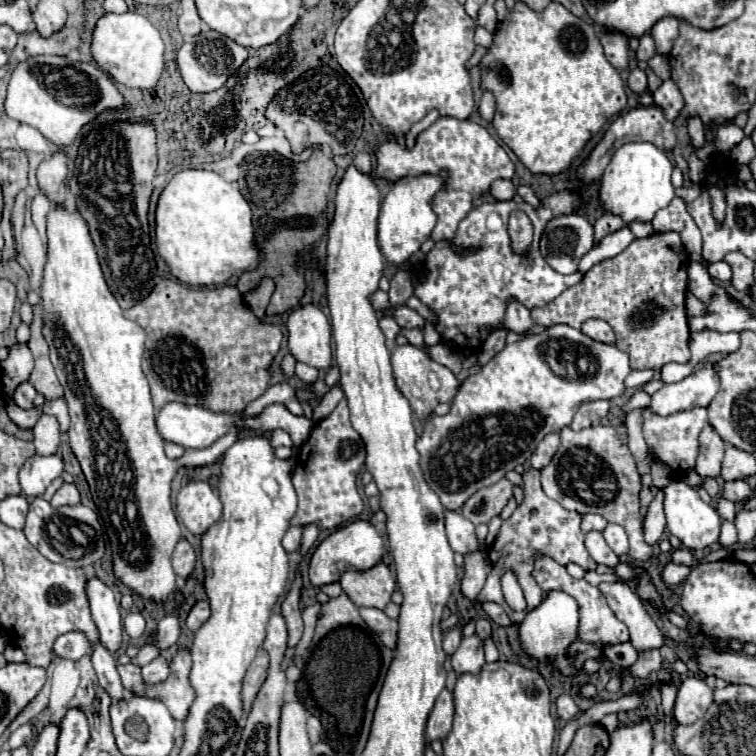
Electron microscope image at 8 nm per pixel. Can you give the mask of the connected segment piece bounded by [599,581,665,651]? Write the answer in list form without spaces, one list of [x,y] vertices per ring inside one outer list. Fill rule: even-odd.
[[[601,583],[601,593],[605,595],[609,607],[629,629],[629,641],[637,651],[659,649],[665,643],[663,633],[659,631],[655,619],[649,615],[649,609],[639,599],[639,595],[625,583]]]

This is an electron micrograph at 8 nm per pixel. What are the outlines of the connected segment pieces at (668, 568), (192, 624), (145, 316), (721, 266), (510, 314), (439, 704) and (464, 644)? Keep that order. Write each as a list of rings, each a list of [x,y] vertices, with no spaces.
[[[667,563],[667,565],[665,565],[665,569],[663,569],[663,573],[661,573],[661,579],[663,579],[663,583],[665,583],[665,585],[675,587],[675,585],[679,585],[683,579],[687,579],[687,575],[689,575],[689,573],[691,573],[691,569],[689,569],[689,567],[685,567],[685,565]]]
[[[199,601],[199,603],[191,609],[191,613],[189,613],[189,617],[187,617],[187,627],[189,627],[191,631],[195,631],[195,629],[199,629],[199,627],[207,621],[207,617],[211,617],[209,601]]]
[[[163,279],[161,283],[157,283],[153,287],[153,291],[143,299],[139,301],[137,305],[133,305],[131,309],[125,311],[125,317],[135,321],[137,325],[141,325],[147,333],[147,341],[145,341],[145,355],[143,355],[143,373],[151,385],[151,397],[153,397],[153,405],[155,407],[163,407],[165,403],[169,401],[181,401],[181,403],[187,403],[187,405],[201,405],[201,407],[207,407],[211,411],[239,411],[239,409],[245,409],[251,401],[255,401],[257,397],[261,397],[267,387],[269,387],[269,379],[271,379],[271,363],[281,347],[281,341],[283,341],[283,335],[281,335],[281,329],[275,327],[275,325],[265,325],[261,323],[253,313],[251,309],[247,309],[247,305],[243,305],[243,295],[239,293],[237,287],[215,287],[215,289],[191,289],[191,287],[185,287],[181,285],[179,281],[173,281],[173,279]]]
[[[725,261],[711,263],[711,265],[709,265],[709,275],[711,275],[713,279],[719,279],[719,281],[731,281],[731,267],[729,267]]]
[[[517,301],[509,303],[505,319],[503,319],[505,329],[509,329],[509,331],[527,331],[533,325],[535,325],[535,321],[531,321],[531,311],[525,305],[521,305]]]
[[[443,689],[441,695],[435,701],[435,707],[429,715],[427,721],[427,729],[425,729],[425,737],[427,743],[433,739],[445,739],[447,733],[451,731],[451,723],[453,723],[453,713],[455,713],[455,701],[453,701],[453,693]]]
[[[477,635],[465,637],[459,645],[459,649],[451,655],[451,665],[457,675],[479,673],[479,669],[485,665],[483,641]]]

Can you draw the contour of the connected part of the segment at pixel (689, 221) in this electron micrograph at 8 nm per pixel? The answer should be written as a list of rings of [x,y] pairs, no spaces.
[[[675,197],[665,209],[655,213],[653,217],[655,231],[677,231],[681,235],[681,241],[691,257],[691,261],[703,261],[701,257],[701,233],[693,221],[693,217],[687,211],[687,203],[681,197]]]

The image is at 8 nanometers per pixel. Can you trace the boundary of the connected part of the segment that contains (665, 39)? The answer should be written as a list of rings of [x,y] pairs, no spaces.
[[[663,17],[659,19],[653,27],[651,27],[651,35],[655,39],[655,45],[657,45],[657,53],[661,55],[669,55],[671,47],[673,47],[673,41],[677,37],[677,27],[679,27],[679,21],[675,17]]]

